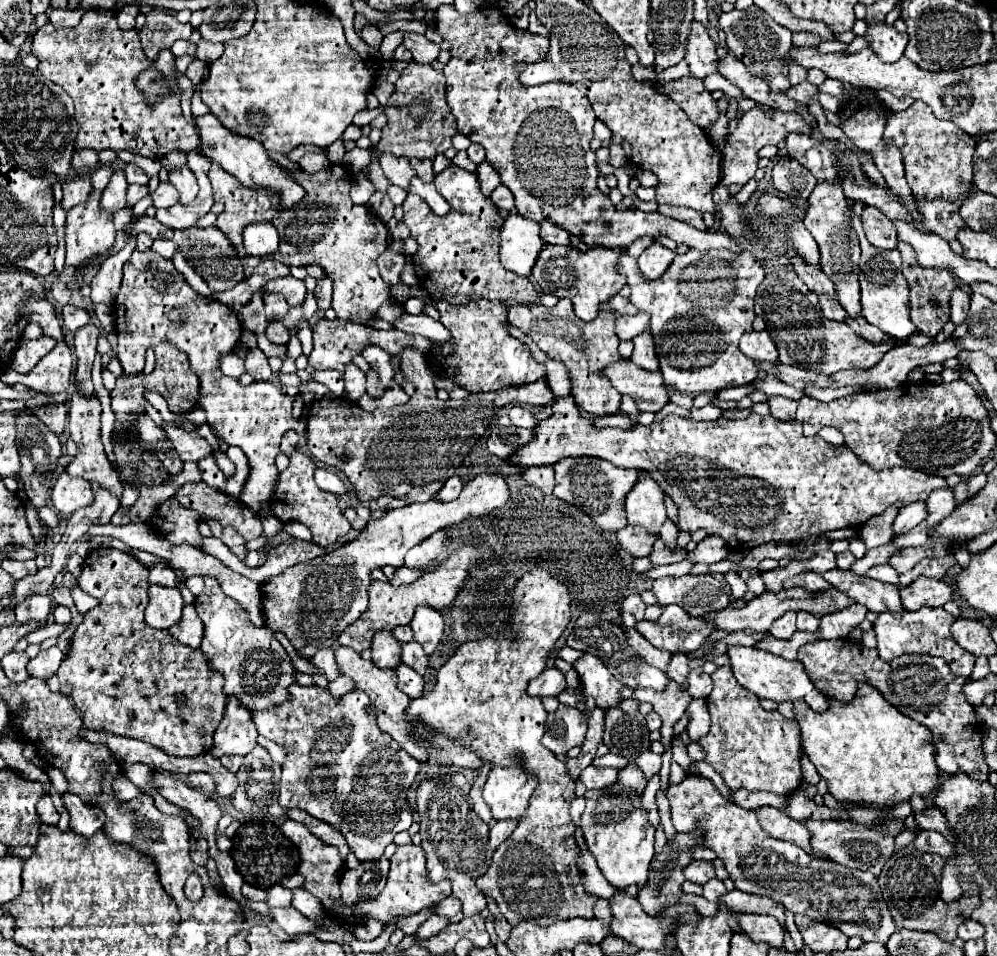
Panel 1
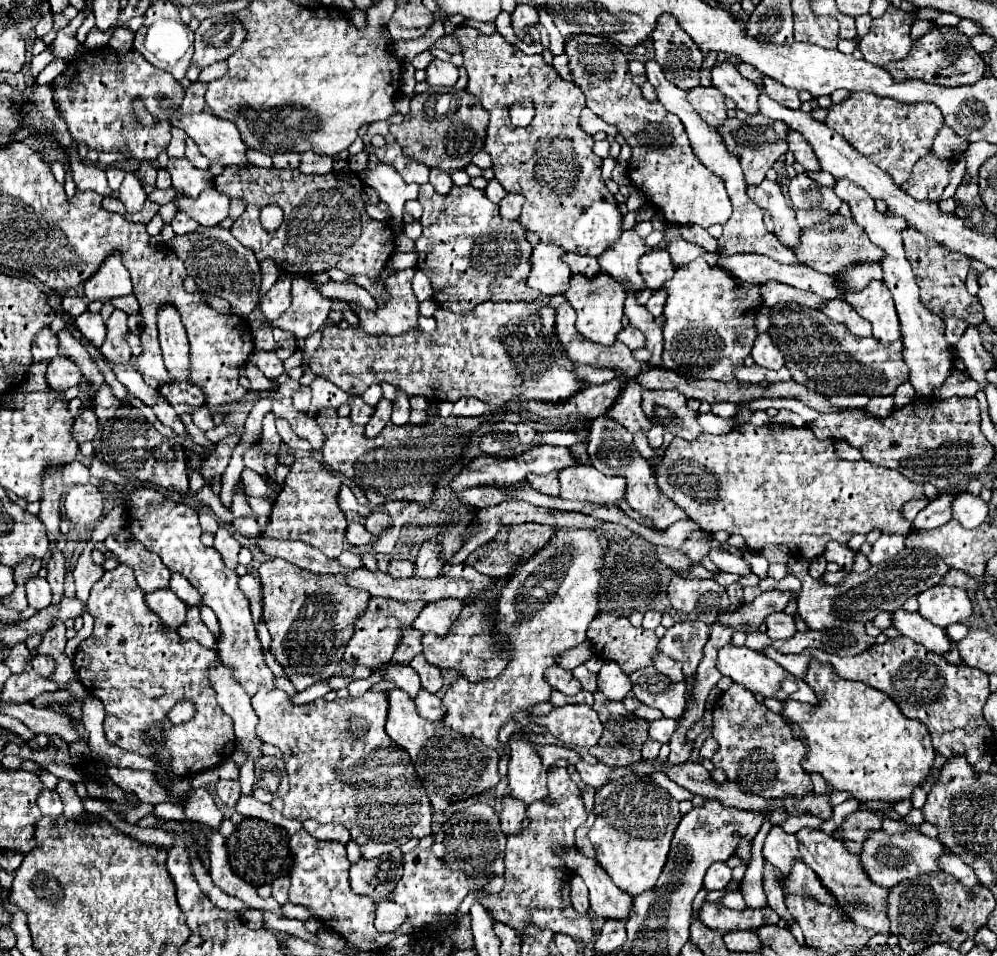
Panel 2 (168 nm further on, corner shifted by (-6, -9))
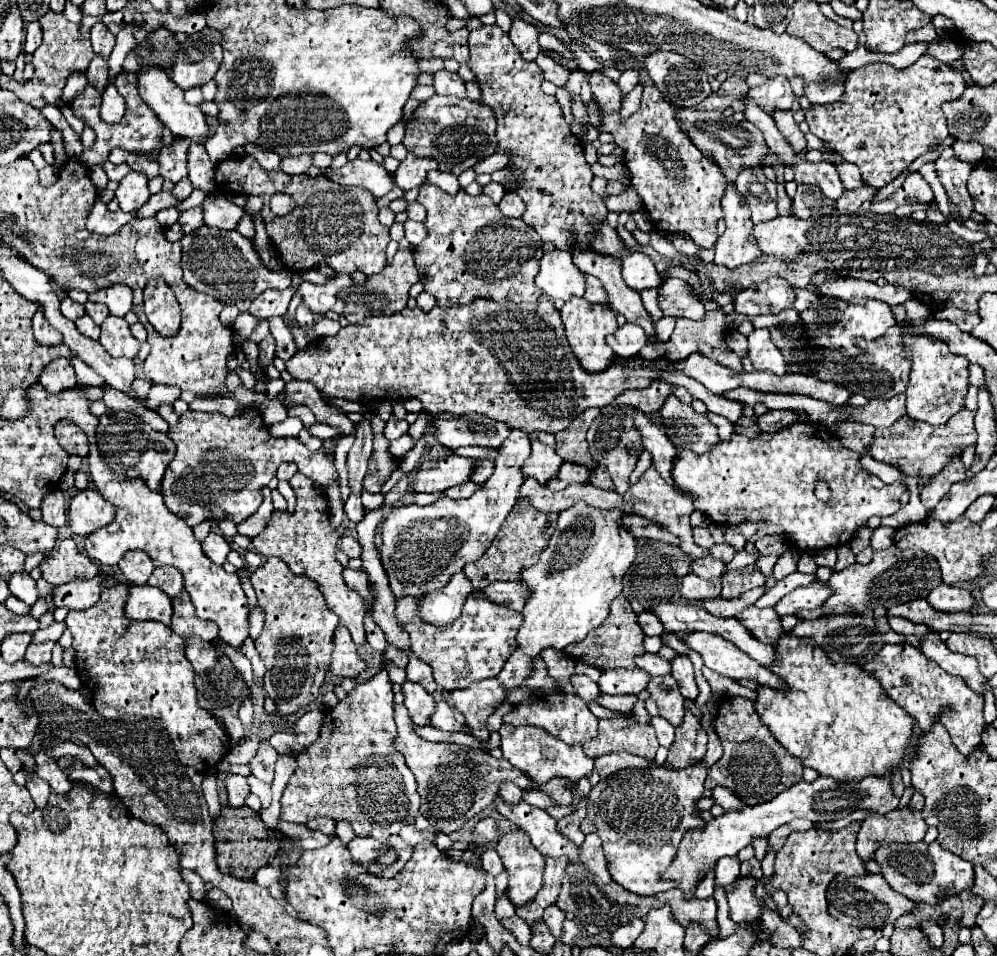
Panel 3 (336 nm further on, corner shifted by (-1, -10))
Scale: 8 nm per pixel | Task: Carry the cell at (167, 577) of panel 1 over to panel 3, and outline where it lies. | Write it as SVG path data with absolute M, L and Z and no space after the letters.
M126 552L118 562L118 568L128 584L146 584L150 574L154 572L154 562L148 554L142 552Z

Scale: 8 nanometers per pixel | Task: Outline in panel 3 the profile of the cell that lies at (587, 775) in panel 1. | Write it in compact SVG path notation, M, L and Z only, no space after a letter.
M502 724L498 732L502 736L504 758L512 762L512 766L522 770L536 786L542 786L552 778L568 778L572 782L578 782L580 778L586 778L594 770L594 760L588 758L580 746L568 746L540 728L534 726L516 728L510 724Z

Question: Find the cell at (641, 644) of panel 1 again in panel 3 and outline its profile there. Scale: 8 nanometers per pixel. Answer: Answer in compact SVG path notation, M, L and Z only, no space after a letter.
M618 596L612 600L610 604L610 614L608 618L598 626L594 628L582 642L576 642L576 644L570 644L566 646L566 652L578 660L582 660L584 664L590 664L594 668L600 668L600 670L608 670L608 668L628 668L628 670L634 670L634 658L638 654L644 654L644 632L640 628L640 624L636 622L636 614L632 610L632 606L628 604L628 600L624 596Z

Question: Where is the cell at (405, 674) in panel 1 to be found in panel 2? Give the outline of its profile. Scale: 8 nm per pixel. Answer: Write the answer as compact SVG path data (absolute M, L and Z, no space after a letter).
M425 689L419 691L419 697L415 699L415 705L417 705L419 715L425 717L425 719L429 719L429 721L433 721L433 723L441 723L443 717L445 717L445 713L447 713L447 709L441 703L441 699L437 695L427 693Z

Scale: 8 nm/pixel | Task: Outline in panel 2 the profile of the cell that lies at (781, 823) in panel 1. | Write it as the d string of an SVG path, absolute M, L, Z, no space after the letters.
M803 827L803 839L799 843L799 851L803 853L803 861L817 873L823 887L835 897L841 911L847 917L851 917L851 921L855 921L865 929L873 929L877 933L889 931L889 917L887 917L889 889L875 885L867 877L863 863L859 863L859 857L851 855L841 841L833 839L823 831L809 829L809 827Z

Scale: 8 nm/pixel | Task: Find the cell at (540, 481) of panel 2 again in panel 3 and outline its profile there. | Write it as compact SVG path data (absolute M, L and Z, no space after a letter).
M532 440L532 454L526 460L526 466L522 466L522 472L526 476L536 478L542 486L546 486L546 482L550 482L550 478L554 478L554 474L558 472L562 462L564 460L558 458L558 454L552 448L544 446L538 440Z

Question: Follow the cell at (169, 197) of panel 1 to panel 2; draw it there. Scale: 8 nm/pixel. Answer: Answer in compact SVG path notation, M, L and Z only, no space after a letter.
M215 187L205 189L197 199L179 197L175 199L175 203L179 205L179 211L185 211L195 221L209 227L219 225L229 215L229 197Z

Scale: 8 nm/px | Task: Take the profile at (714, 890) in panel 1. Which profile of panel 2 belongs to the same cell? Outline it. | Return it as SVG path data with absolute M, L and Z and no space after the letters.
M727 893L721 903L723 903L725 907L729 907L729 909L747 909L745 899L743 899L741 893Z

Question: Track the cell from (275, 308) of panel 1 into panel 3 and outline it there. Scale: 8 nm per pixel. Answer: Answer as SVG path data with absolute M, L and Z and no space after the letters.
M300 274L294 276L294 282L290 288L286 290L266 290L262 292L250 306L250 314L254 314L256 318L262 318L262 320L268 320L268 318L274 318L274 316L284 316L286 310L288 310L288 302L294 294L294 286L298 286L302 282Z

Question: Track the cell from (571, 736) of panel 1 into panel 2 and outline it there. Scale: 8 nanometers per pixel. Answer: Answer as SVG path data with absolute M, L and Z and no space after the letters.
M589 705L553 707L549 715L531 717L531 723L545 727L553 737L569 745L593 747L603 735L603 725Z

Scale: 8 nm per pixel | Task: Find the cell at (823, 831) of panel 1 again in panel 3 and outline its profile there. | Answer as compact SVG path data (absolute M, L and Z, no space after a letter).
M890 842L890 846L880 846L874 852L874 860L880 866L884 880L896 892L904 894L910 900L928 902L928 904L934 904L936 900L946 898L946 896L960 894L962 890L972 886L972 878L974 878L972 864L944 850L938 842L932 842L932 844L926 844L926 842L892 844Z

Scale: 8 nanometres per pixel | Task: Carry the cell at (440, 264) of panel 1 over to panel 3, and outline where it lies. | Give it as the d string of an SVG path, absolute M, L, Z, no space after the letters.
M432 184L420 188L418 202L428 212L424 220L428 236L414 248L414 262L424 290L436 298L438 306L470 304L476 298L494 302L536 302L540 298L534 276L542 258L542 240L524 220L502 216L484 194L470 196L460 190L452 196Z

